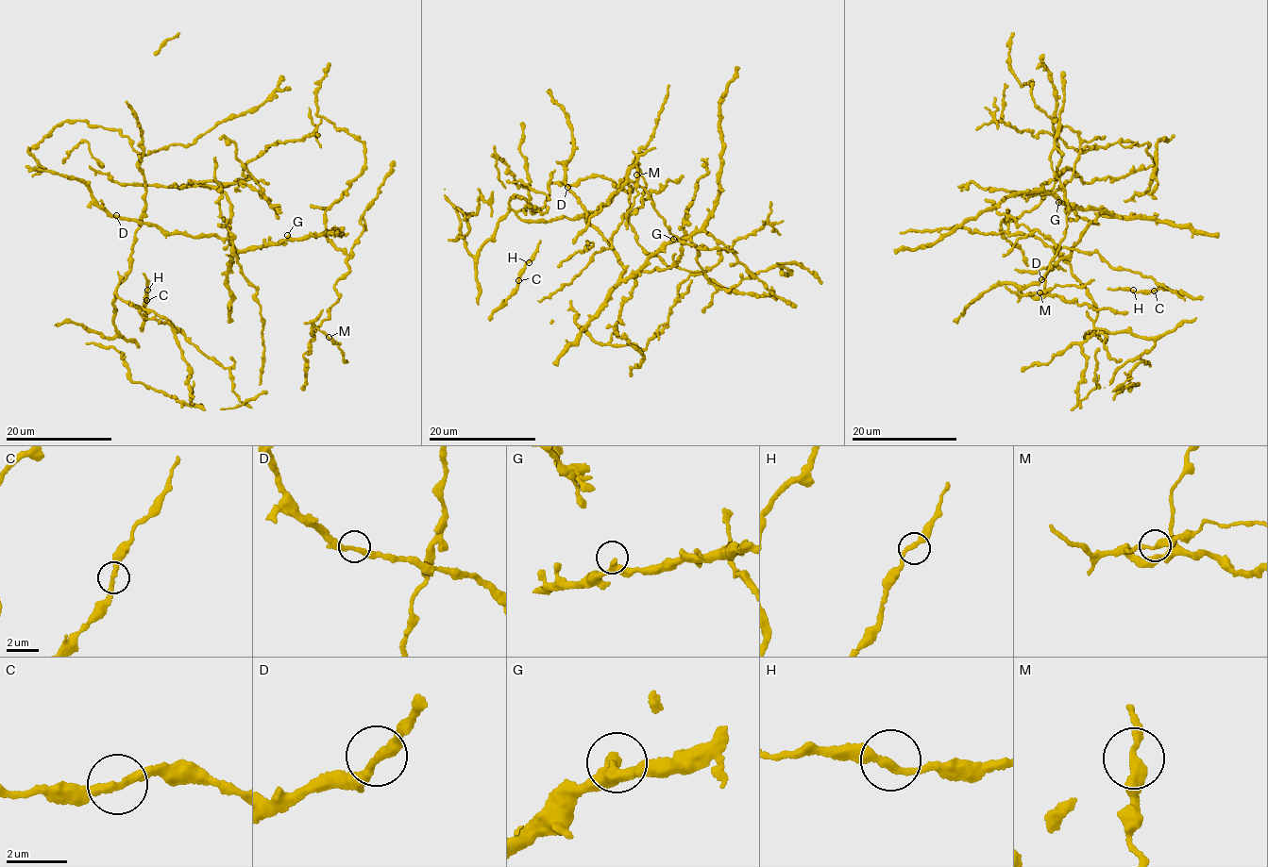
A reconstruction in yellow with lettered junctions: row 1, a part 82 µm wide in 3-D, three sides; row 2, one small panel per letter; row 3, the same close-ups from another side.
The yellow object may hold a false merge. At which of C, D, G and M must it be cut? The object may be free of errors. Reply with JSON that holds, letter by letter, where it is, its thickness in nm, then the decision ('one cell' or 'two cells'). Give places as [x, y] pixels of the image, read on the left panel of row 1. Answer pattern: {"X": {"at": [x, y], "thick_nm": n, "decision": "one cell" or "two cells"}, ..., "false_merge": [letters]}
{"C": {"at": [146, 300], "thick_nm": 280, "decision": "one cell"}, "D": {"at": [116, 215], "thick_nm": 260, "decision": "one cell"}, "G": {"at": [287, 235], "thick_nm": 320, "decision": "one cell"}, "M": {"at": [329, 337], "thick_nm": 240, "decision": "one cell"}, "false_merge": []}

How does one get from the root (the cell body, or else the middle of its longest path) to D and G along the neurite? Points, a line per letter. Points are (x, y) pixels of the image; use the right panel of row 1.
D: (1096, 210), (1110, 216), (1102, 215), (1087, 224), (1069, 255), (1055, 261), (1041, 279)
G: (1096, 210), (1090, 206), (1083, 209), (1072, 203), (1058, 202)

